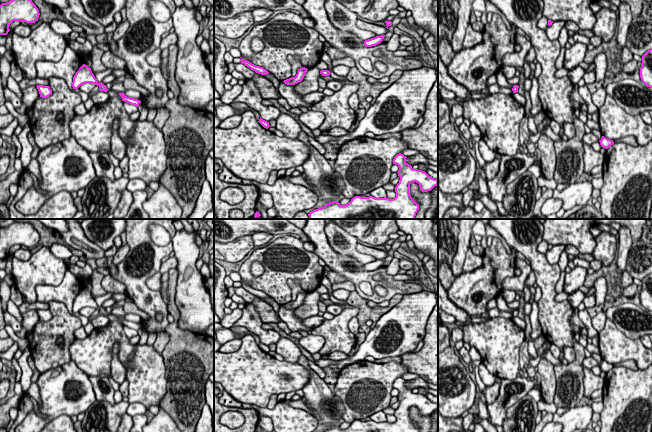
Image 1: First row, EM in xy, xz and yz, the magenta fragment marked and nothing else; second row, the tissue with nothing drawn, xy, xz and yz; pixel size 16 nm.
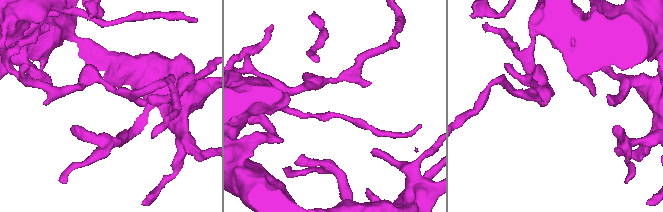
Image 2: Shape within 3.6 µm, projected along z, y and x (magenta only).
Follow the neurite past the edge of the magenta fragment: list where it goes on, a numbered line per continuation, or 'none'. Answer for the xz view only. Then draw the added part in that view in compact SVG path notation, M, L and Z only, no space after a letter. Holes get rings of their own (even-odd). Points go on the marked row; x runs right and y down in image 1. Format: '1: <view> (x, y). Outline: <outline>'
none

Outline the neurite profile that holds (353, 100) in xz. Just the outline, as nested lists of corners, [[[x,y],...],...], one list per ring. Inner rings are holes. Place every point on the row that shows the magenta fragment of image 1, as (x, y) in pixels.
[[[353,93],[349,99],[348,99],[348,103],[349,103],[349,106],[354,109],[355,111],[356,110],[359,110],[359,104],[360,104],[360,101],[359,101],[359,97],[358,97],[358,94],[357,93]]]

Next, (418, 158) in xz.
[[[420,153],[416,154],[416,155],[408,156],[406,158],[406,163],[408,163],[411,166],[414,164],[420,164],[420,163],[429,164],[427,161],[427,158]]]

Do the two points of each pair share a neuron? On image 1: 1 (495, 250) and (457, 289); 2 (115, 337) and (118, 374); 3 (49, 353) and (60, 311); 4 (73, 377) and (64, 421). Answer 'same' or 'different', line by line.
1: same
2: different
3: same
4: different

